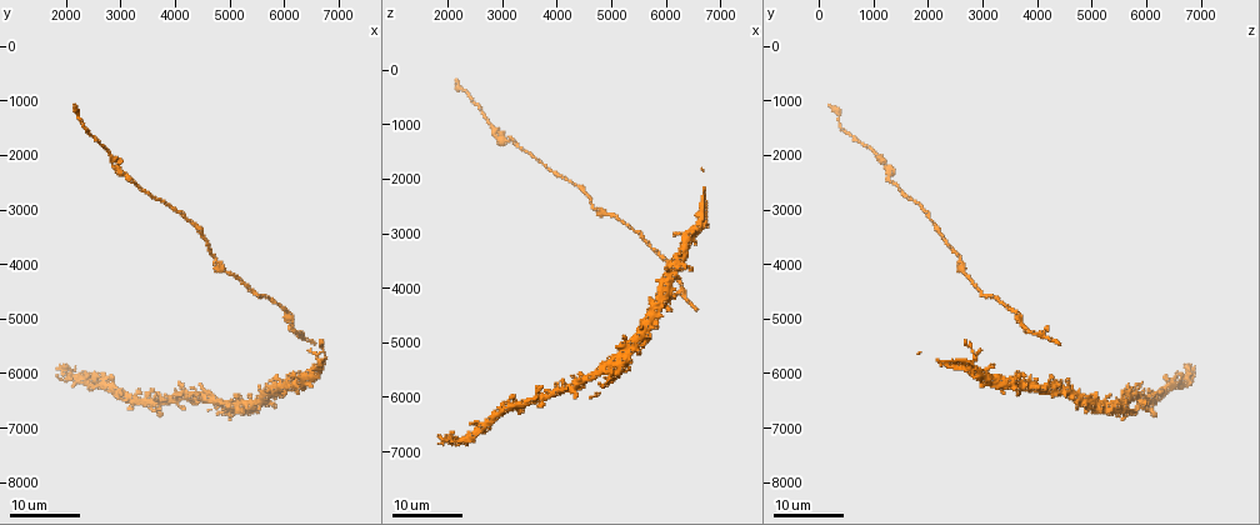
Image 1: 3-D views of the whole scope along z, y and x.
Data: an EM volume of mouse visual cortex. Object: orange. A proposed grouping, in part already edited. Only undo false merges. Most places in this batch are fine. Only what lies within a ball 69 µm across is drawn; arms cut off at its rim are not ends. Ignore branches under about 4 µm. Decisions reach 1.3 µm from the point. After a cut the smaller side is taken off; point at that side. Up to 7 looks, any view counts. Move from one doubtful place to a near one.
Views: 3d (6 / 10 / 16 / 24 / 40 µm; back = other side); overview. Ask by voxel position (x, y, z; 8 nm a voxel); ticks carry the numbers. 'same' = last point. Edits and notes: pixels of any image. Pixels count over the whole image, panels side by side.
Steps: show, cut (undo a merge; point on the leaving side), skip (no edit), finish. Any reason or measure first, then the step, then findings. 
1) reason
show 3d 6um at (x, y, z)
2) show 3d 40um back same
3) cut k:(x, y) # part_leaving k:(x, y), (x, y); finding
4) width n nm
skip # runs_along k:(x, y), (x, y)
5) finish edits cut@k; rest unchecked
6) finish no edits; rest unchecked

show 3d 24um at (6100, 5100, 3650)

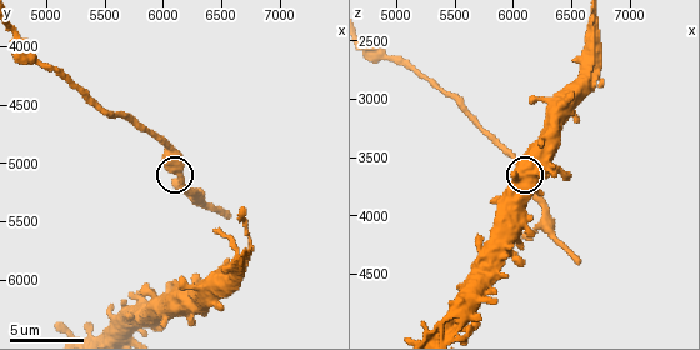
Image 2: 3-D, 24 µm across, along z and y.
closer look
show 3d 6um same

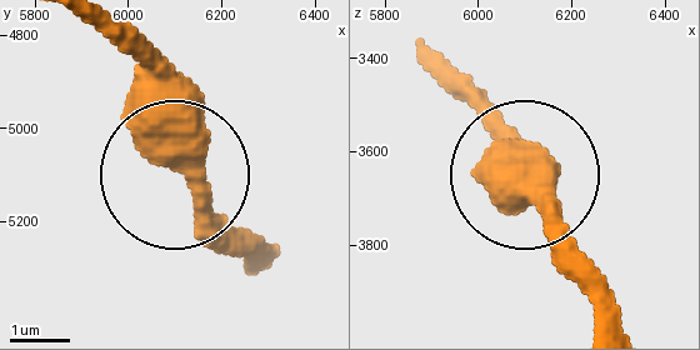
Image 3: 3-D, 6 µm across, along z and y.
side_arm 57 um
skip # continuous, no second neuron

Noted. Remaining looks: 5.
thick turns thin
show 3d 24um at (4800, 3900, 2550)

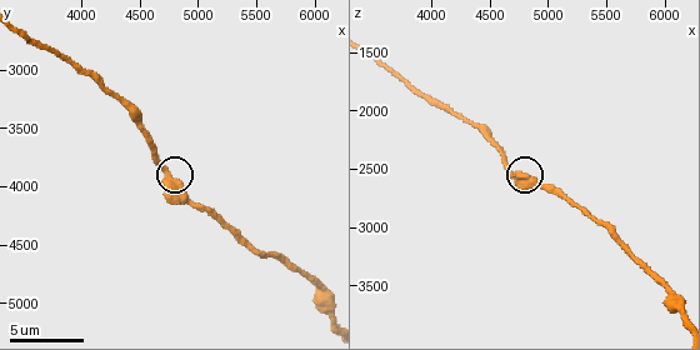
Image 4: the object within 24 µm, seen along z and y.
closer look
show 3d 10um same

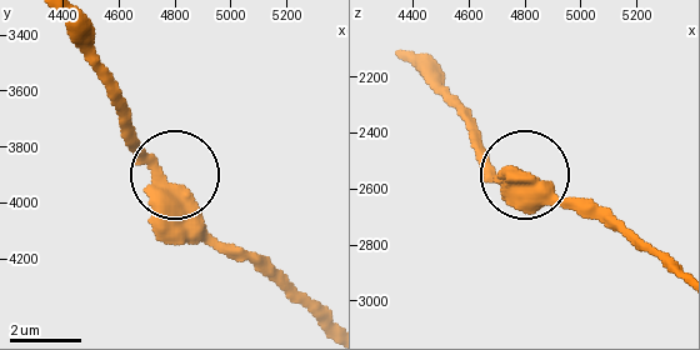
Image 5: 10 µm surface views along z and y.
skip # all the same neuron

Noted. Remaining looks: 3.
narrows sharply
show 3d 16um at (2950, 2100, 1200)

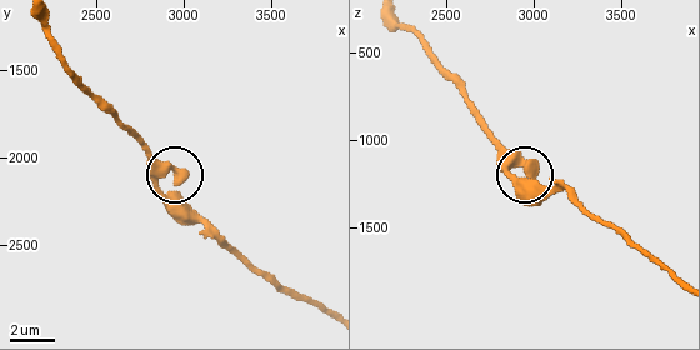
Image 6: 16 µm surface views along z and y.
show 3d 6um at (2980, 2120, 1200)

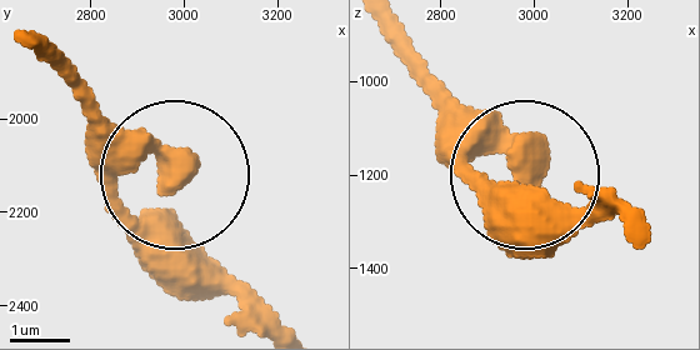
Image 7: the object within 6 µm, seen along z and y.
skip # runs_along 7:(274, 325), (84, 91); one neuron here

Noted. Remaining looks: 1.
finish no edits; rest unchecked

